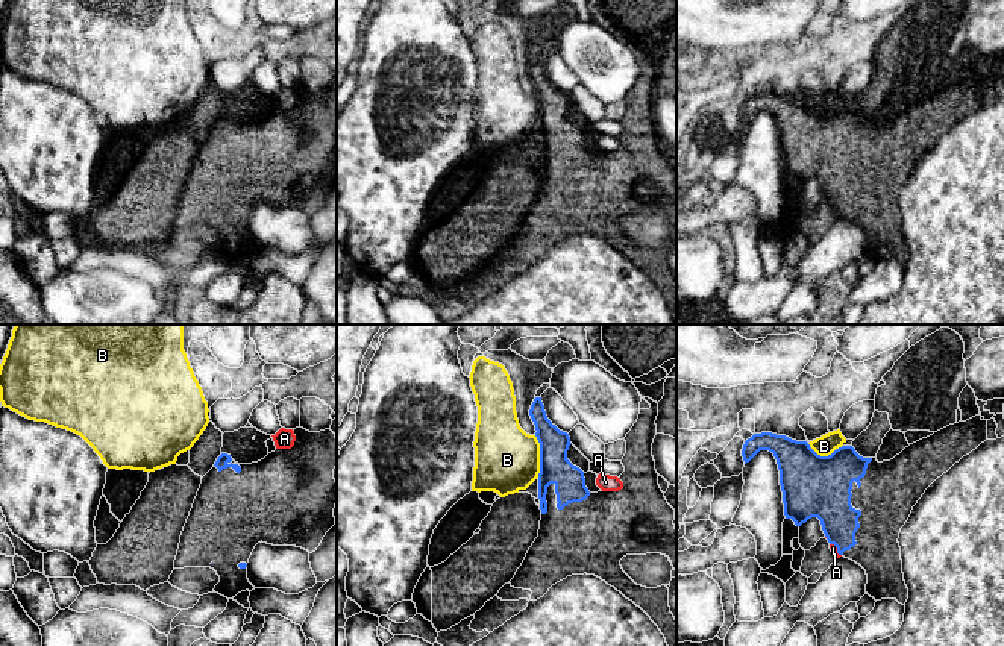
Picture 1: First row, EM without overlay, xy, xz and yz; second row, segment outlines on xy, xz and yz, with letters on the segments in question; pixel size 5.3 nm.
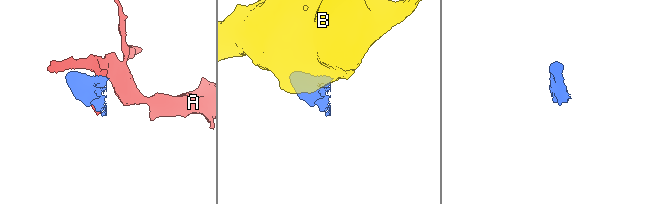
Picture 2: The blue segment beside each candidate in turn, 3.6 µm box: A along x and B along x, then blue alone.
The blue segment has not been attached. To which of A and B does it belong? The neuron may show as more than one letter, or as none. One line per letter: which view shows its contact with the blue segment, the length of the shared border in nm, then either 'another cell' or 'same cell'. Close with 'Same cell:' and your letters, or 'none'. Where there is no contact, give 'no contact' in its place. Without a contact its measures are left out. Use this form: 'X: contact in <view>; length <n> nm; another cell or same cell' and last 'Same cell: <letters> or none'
A: contact in yz; length 90 nm; another cell
B: contact in xz; length 220 nm; another cell
Same cell: none

